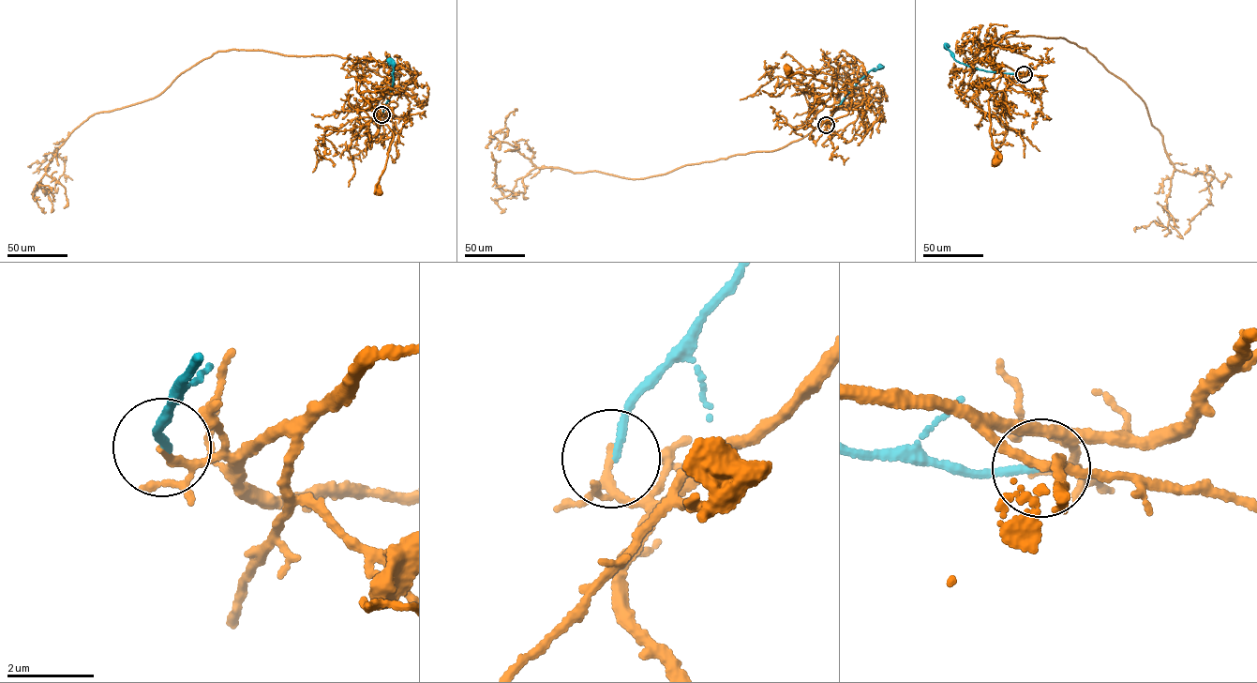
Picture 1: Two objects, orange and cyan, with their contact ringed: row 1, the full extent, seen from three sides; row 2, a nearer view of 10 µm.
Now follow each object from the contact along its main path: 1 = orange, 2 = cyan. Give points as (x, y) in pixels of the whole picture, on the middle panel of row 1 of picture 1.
1: (826, 125), (847, 113), (845, 104), (825, 105), (832, 86), (809, 74), (787, 69)
2: (826, 125), (860, 80), (880, 67)

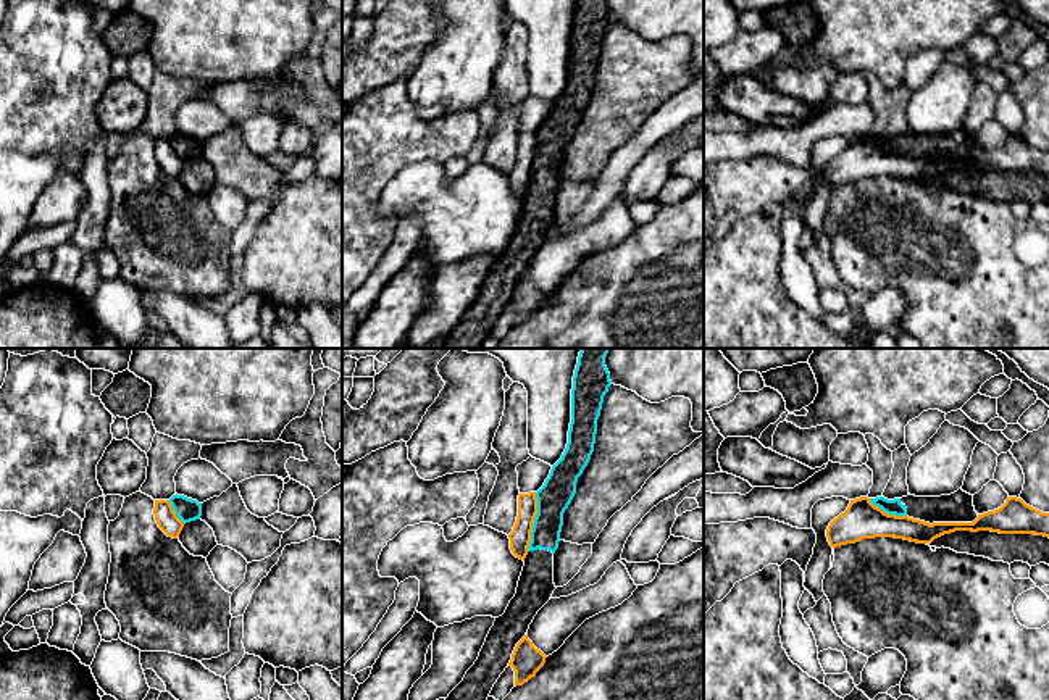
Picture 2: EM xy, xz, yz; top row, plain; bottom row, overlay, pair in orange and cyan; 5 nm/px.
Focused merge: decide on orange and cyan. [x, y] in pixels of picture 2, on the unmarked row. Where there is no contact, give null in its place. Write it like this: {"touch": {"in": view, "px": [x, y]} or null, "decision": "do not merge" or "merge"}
{"touch": {"in": "xz", "px": [533, 160]}, "decision": "do not merge"}

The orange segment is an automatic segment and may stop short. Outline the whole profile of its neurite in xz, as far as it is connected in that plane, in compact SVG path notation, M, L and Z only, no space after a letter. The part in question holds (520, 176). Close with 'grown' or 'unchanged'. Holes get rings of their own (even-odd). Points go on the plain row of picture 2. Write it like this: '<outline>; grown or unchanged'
M536 131L518 134L518 155L513 169L508 173L512 192L523 198L528 194L533 161L537 153Z; unchanged

